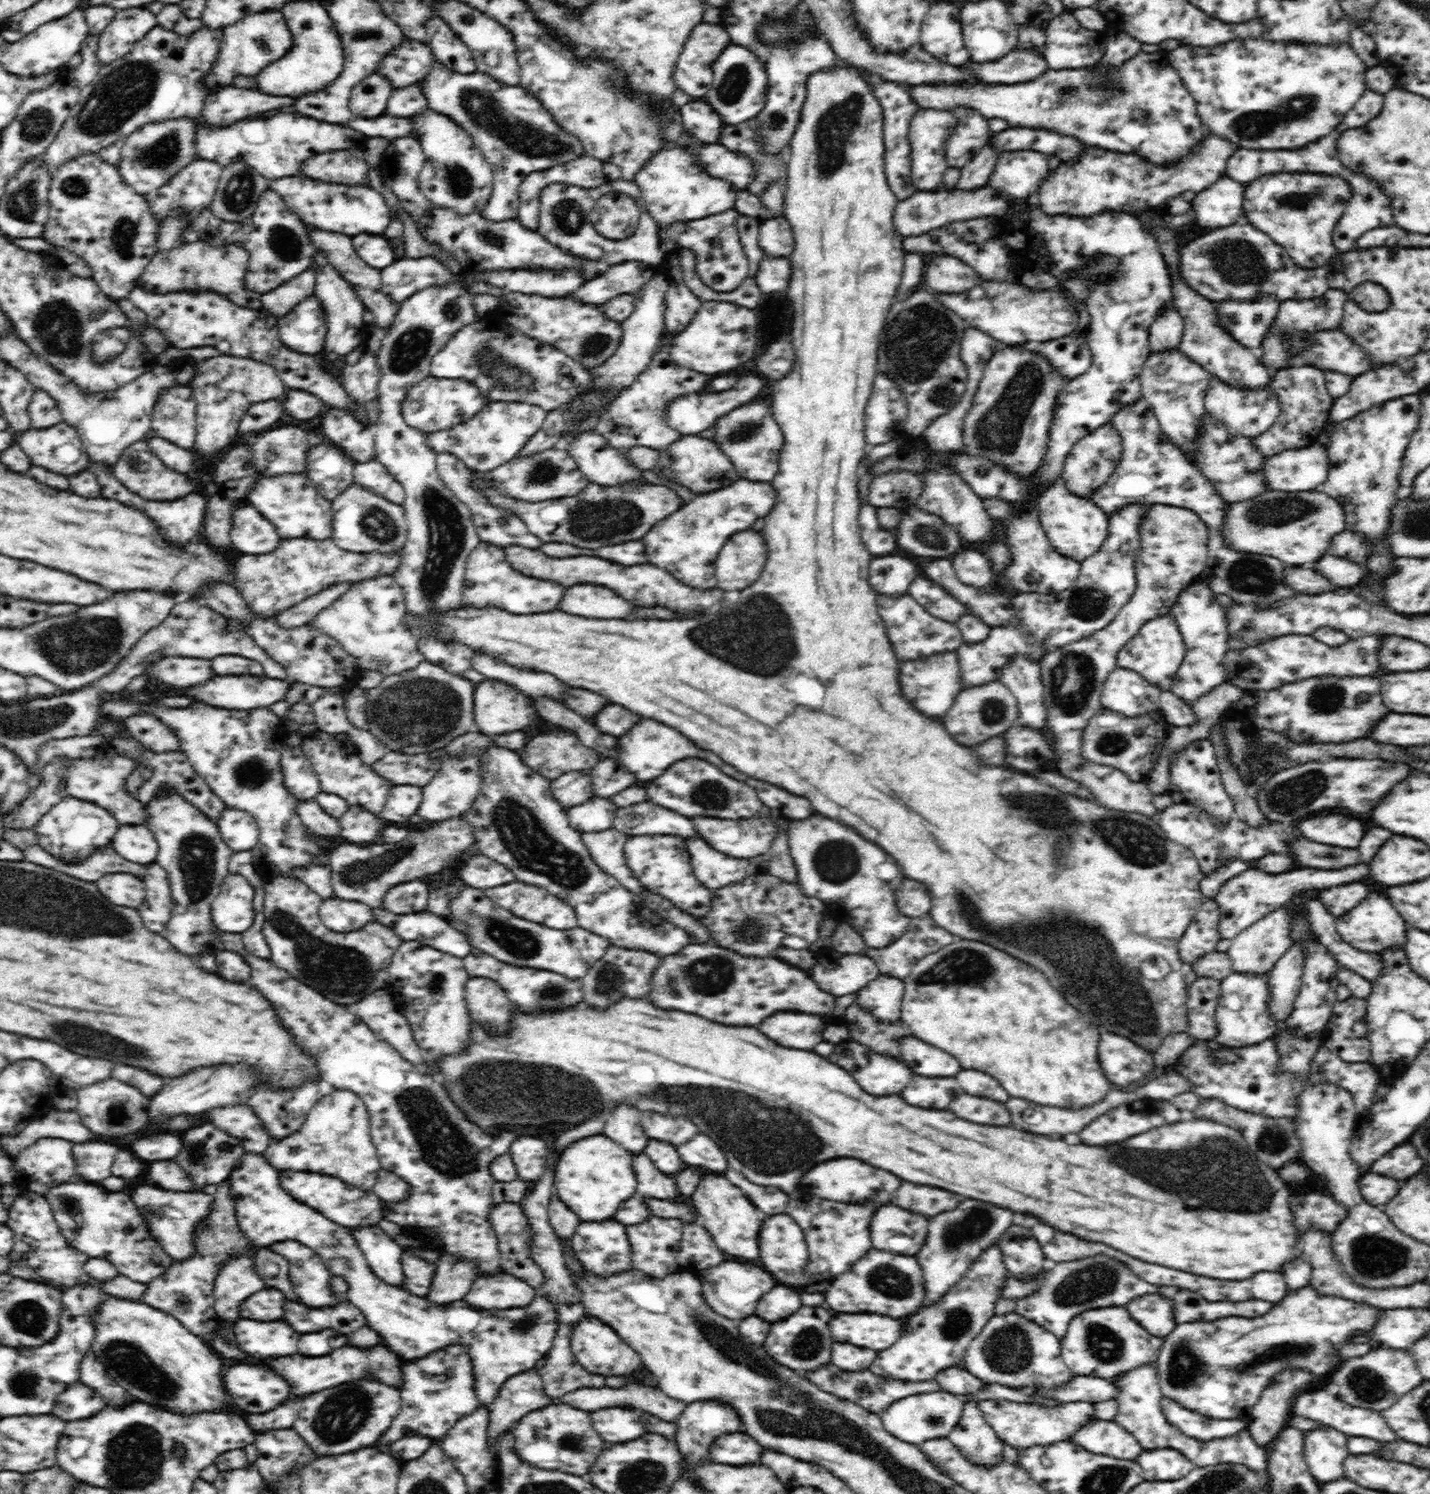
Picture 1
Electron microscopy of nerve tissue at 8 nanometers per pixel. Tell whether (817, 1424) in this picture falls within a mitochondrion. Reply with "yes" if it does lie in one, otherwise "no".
yes

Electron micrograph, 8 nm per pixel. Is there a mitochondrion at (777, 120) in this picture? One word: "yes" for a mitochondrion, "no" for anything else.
yes

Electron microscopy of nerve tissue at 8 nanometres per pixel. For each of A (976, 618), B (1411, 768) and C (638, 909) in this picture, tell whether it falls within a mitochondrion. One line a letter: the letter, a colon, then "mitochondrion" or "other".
A: other
B: other
C: other

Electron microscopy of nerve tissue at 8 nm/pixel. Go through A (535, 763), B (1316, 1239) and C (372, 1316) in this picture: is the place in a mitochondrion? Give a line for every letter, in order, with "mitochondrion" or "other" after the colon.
A: other
B: other
C: other

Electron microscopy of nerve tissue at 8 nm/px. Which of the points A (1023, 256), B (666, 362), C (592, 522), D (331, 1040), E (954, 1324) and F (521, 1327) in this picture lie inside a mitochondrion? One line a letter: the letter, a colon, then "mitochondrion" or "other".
A: other
B: other
C: mitochondrion
D: other
E: mitochondrion
F: mitochondrion

